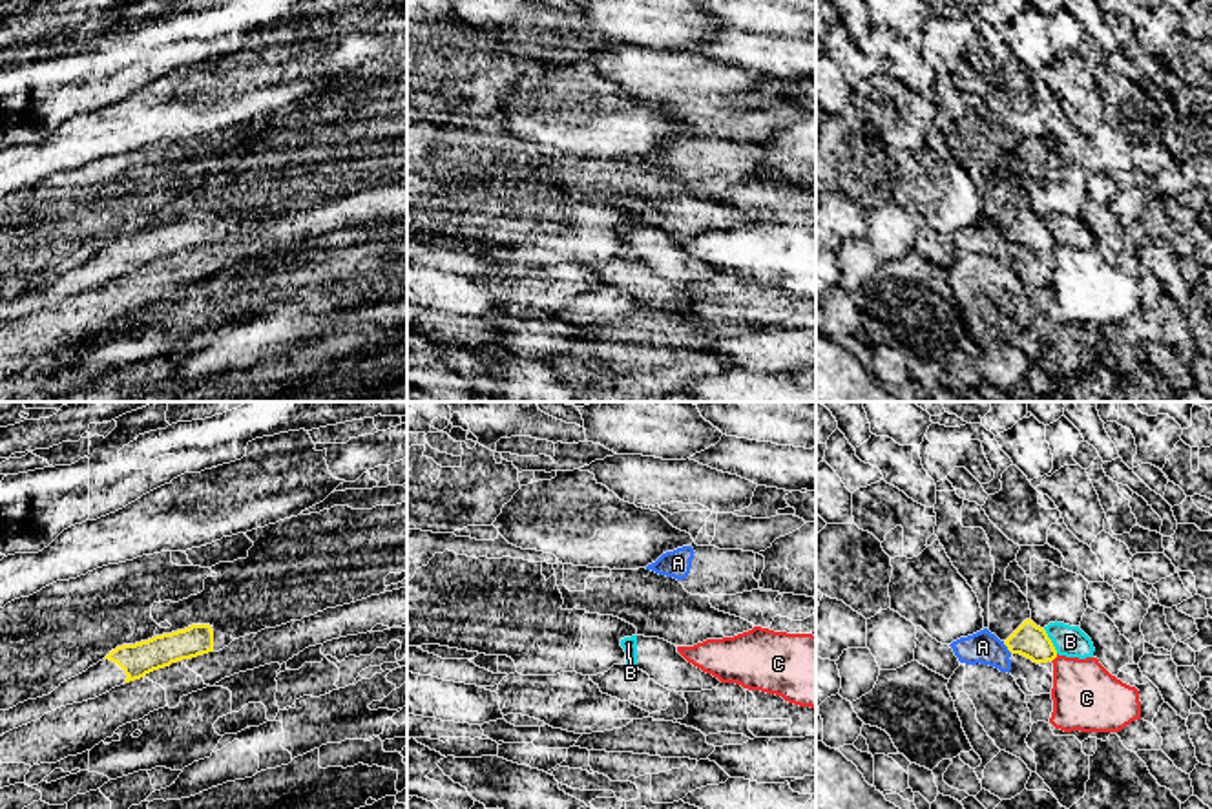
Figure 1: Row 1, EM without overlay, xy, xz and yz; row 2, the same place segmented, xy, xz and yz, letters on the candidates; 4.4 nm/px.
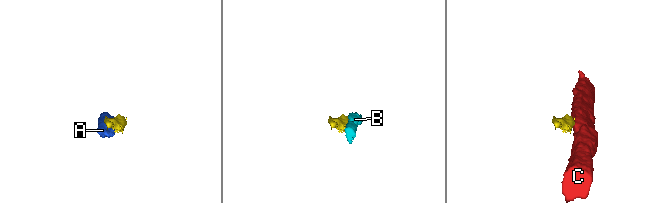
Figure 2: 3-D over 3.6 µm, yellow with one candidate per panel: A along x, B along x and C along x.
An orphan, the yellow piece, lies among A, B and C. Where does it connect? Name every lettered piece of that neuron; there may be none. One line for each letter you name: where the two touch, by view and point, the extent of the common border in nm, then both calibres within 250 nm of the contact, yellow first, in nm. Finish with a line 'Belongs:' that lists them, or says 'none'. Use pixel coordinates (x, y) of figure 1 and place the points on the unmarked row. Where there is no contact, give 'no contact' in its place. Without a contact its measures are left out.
Belongs: none

